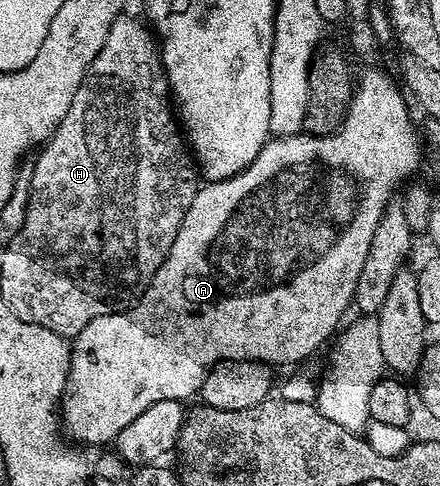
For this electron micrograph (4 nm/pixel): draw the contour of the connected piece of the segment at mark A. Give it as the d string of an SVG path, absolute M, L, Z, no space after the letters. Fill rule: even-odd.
M378 68L368 69L359 80L357 77L350 109L342 120L342 127L337 128L335 132L328 136L299 134L271 138L243 172L220 182L203 183L199 187L196 198L192 198L192 206L188 206L188 214L184 214L184 222L176 234L176 242L172 242L172 250L146 287L144 298L121 312L94 316L92 322L88 322L84 330L80 330L77 336L73 337L70 373L66 379L66 393L60 405L60 420L65 431L69 435L71 432L79 445L117 441L120 430L124 430L124 426L128 426L132 418L140 418L140 414L144 414L144 410L152 406L155 400L186 402L189 401L189 396L197 397L202 391L202 383L208 370L212 370L212 366L216 366L220 360L255 360L271 366L298 364L301 360L308 359L326 339L329 341L339 331L346 307L354 304L354 291L360 278L360 270L364 270L364 258L368 258L368 250L374 242L374 233L379 231L387 215L388 205L391 203L389 200L395 195L398 183L406 179L409 181L409 176L422 164L422 144L418 141L418 132L414 129L413 118L410 117L411 105L403 89L395 84L390 81L388 73L381 72ZM322 156L358 156L358 164L374 164L374 172L386 172L386 188L382 188L382 192L374 192L374 208L370 208L370 200L366 200L366 204L362 204L362 200L354 200L354 188L350 188L350 180L346 180L342 172L330 172L330 168L322 164Z

